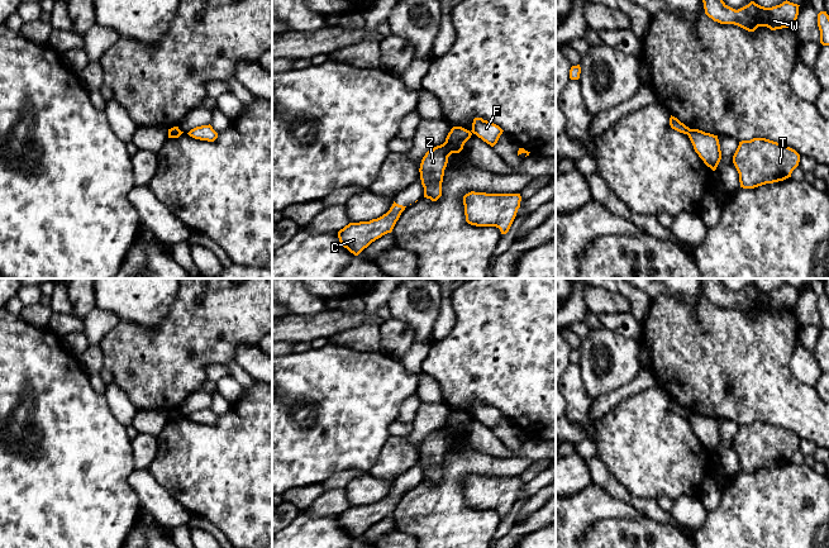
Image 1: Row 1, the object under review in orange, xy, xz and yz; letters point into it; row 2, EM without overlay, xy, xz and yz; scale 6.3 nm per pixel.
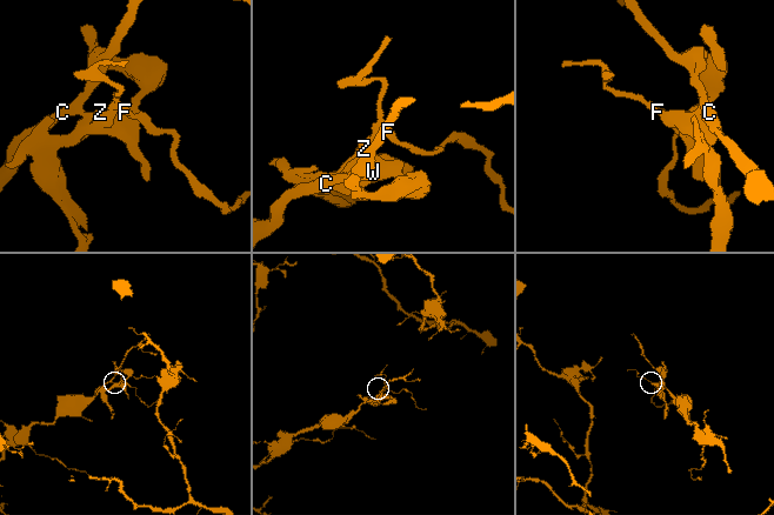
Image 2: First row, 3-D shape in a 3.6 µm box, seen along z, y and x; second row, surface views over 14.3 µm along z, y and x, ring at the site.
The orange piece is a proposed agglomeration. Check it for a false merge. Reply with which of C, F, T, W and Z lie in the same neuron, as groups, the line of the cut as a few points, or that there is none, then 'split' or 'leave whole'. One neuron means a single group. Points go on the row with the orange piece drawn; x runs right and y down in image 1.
C T W Z / F | yz (690, 129), (686, 133) | split

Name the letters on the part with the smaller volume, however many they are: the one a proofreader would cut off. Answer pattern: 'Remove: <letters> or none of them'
Remove: F

